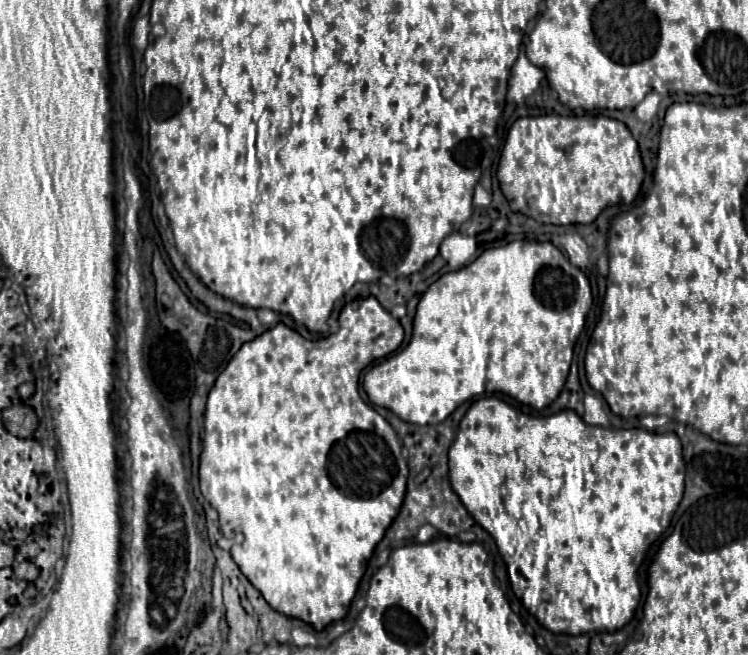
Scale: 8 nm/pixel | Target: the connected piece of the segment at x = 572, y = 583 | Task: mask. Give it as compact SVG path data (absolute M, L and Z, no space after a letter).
M481 397L477 399L465 417L459 423L459 433L449 449L449 475L451 487L461 497L467 511L473 519L491 533L497 543L497 549L507 565L508 578L514 594L523 601L525 609L549 631L581 635L581 633L599 633L599 631L617 631L621 629L635 613L639 605L639 583L637 569L645 559L649 545L653 545L669 527L671 517L683 497L685 489L685 462L682 445L675 433L649 433L643 429L605 429L587 425L575 411L559 411L547 417L523 415L505 403L499 397Z

